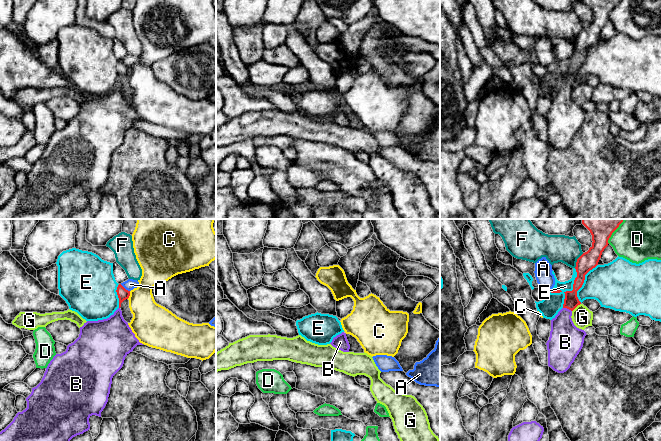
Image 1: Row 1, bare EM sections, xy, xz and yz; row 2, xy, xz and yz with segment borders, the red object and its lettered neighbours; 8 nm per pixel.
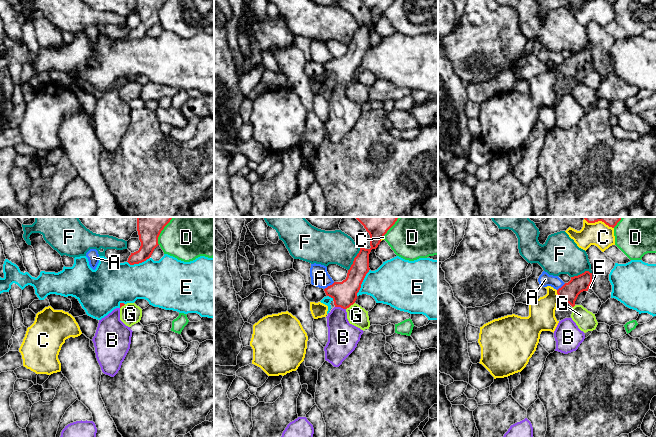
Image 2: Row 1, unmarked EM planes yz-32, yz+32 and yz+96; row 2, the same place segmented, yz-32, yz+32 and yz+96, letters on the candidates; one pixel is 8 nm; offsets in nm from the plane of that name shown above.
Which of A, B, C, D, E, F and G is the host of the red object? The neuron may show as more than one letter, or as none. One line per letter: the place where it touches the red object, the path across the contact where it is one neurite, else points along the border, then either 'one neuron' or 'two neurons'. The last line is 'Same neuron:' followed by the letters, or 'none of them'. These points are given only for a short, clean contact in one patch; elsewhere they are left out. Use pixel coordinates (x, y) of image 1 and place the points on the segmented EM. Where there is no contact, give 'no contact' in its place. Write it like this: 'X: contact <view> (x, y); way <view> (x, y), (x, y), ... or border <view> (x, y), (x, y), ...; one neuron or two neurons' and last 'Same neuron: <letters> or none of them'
A: contact xy (124, 288); border xy (120, 284), (129, 291); two neurons
B: contact yz (567, 308); way yz (571, 301), (567, 308), (565, 313), (565, 339); one neuron
C: contact xy (129, 295); two neurons
D: contact yz (614, 230); two neurons
E: contact yz (572, 290); two neurons
F: contact yz (577, 260); two neurons
G: contact yz (576, 306); border yz (580, 303), (572, 311); two neurons
Same neuron: B

